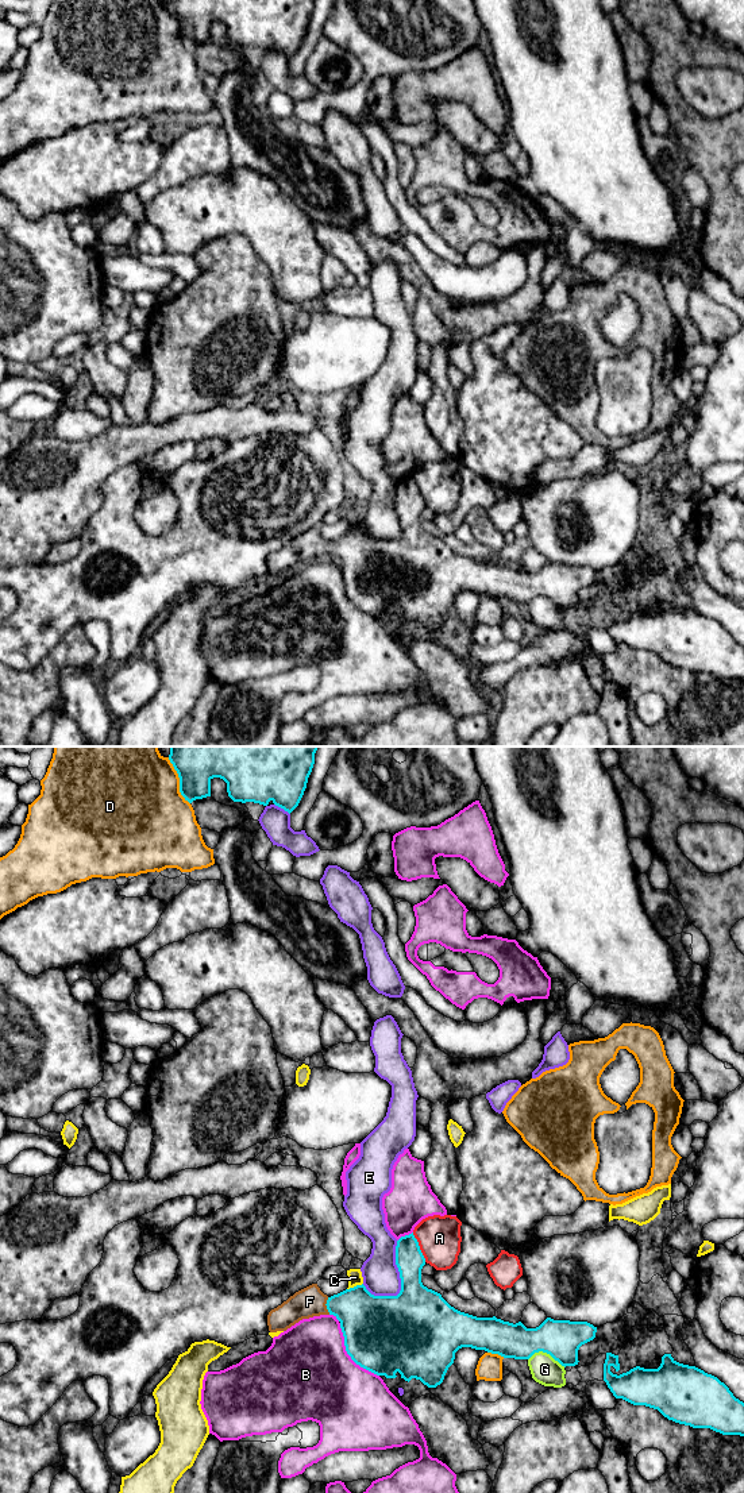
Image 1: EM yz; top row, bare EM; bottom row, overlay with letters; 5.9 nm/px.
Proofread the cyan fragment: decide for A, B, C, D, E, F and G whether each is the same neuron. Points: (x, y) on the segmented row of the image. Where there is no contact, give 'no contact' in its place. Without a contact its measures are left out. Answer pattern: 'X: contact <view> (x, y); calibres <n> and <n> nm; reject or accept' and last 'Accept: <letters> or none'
A: contact yz (419, 1247); calibres 170 and 260 nm; reject
B: contact yz (347, 1353); calibres 460 and 500 nm; reject
C: contact yz (354, 1287); calibres 360 and 80 nm; reject
D: contact yz (180, 780); calibres 380 and 480 nm; reject
E: contact yz (400, 1277); calibres 340 and 220 nm; reject
F: contact yz (326, 1304); calibres 300 and 180 nm; accept
G: contact yz (547, 1353); calibres 220 and 170 nm; reject
Accept: F

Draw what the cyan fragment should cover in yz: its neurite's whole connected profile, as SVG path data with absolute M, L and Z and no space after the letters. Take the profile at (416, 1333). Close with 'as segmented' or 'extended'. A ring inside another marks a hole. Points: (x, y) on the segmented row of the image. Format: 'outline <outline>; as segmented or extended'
outline M413 1232L397 1241L396 1265L401 1278L401 1291L397 1296L374 1296L362 1284L328 1297L320 1291L317 1284L312 1284L296 1292L269 1312L269 1331L286 1331L302 1319L334 1315L340 1322L346 1351L356 1365L386 1378L396 1378L396 1373L398 1372L405 1381L409 1382L412 1378L416 1378L428 1388L436 1388L443 1382L448 1367L454 1363L455 1353L462 1347L485 1350L504 1358L514 1359L529 1359L535 1353L543 1351L566 1367L578 1365L579 1347L595 1338L597 1327L587 1322L554 1320L547 1318L539 1327L527 1328L521 1322L513 1324L496 1316L477 1318L455 1309L440 1293L423 1285L421 1269L425 1265L425 1258Z; extended

